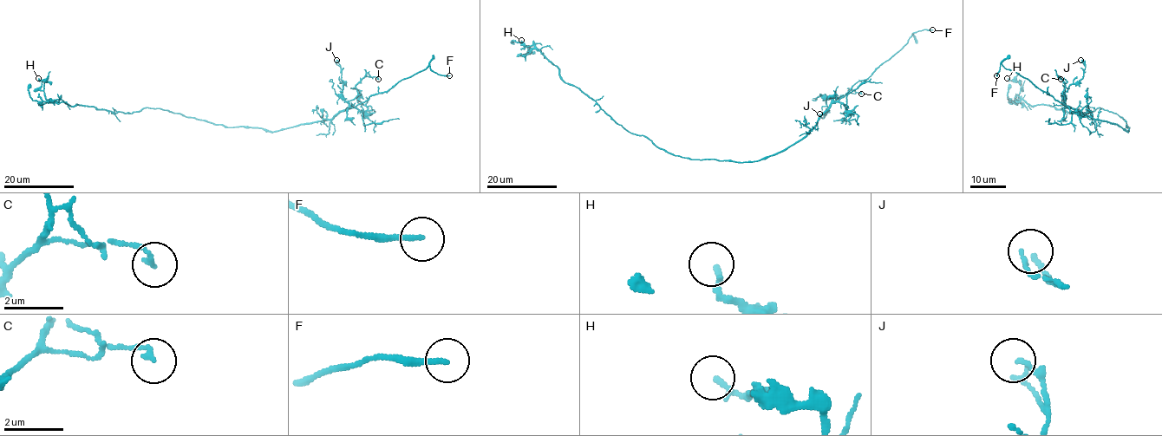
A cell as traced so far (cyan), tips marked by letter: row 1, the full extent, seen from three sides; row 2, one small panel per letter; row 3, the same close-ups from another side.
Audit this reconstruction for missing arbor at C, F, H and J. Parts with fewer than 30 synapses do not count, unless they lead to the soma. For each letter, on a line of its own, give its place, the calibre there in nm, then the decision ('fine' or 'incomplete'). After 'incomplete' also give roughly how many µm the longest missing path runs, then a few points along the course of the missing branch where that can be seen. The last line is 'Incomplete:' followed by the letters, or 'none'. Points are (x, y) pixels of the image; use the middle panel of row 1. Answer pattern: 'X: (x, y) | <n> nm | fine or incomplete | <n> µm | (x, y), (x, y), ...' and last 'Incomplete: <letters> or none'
C: (861, 94) | 160 nm | fine
F: (932, 29) | 170 nm | incomplete | 35 µm
H: (521, 40) | 160 nm | fine
J: (819, 113) | 120 nm | fine
Incomplete: F

